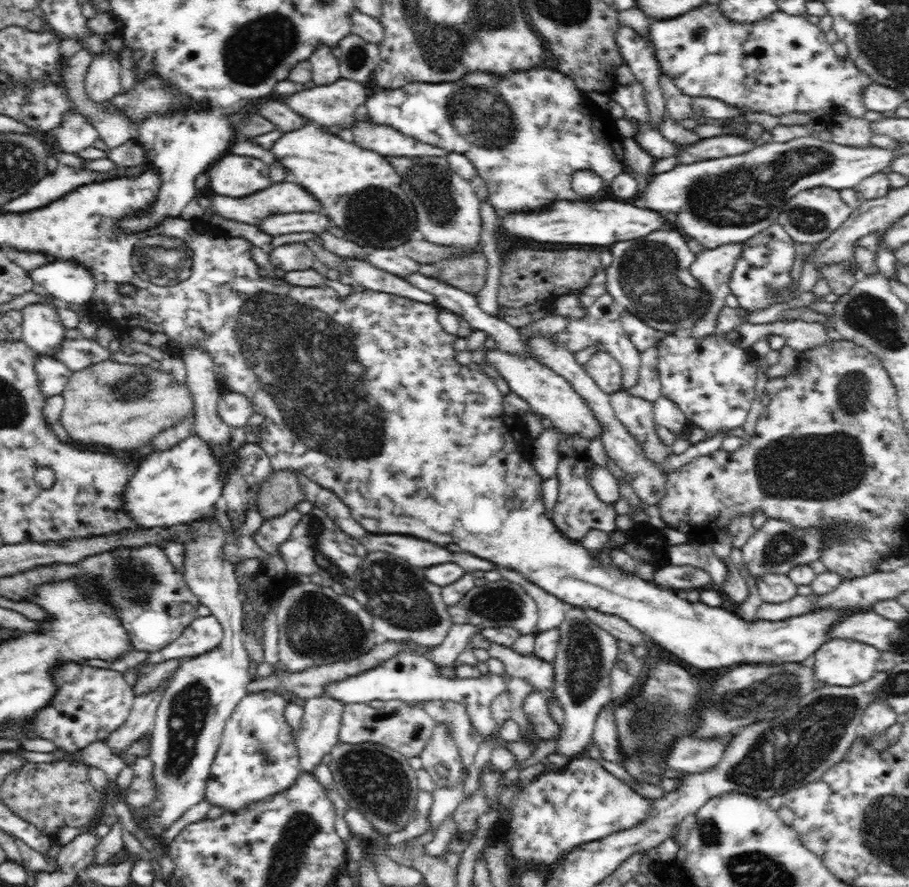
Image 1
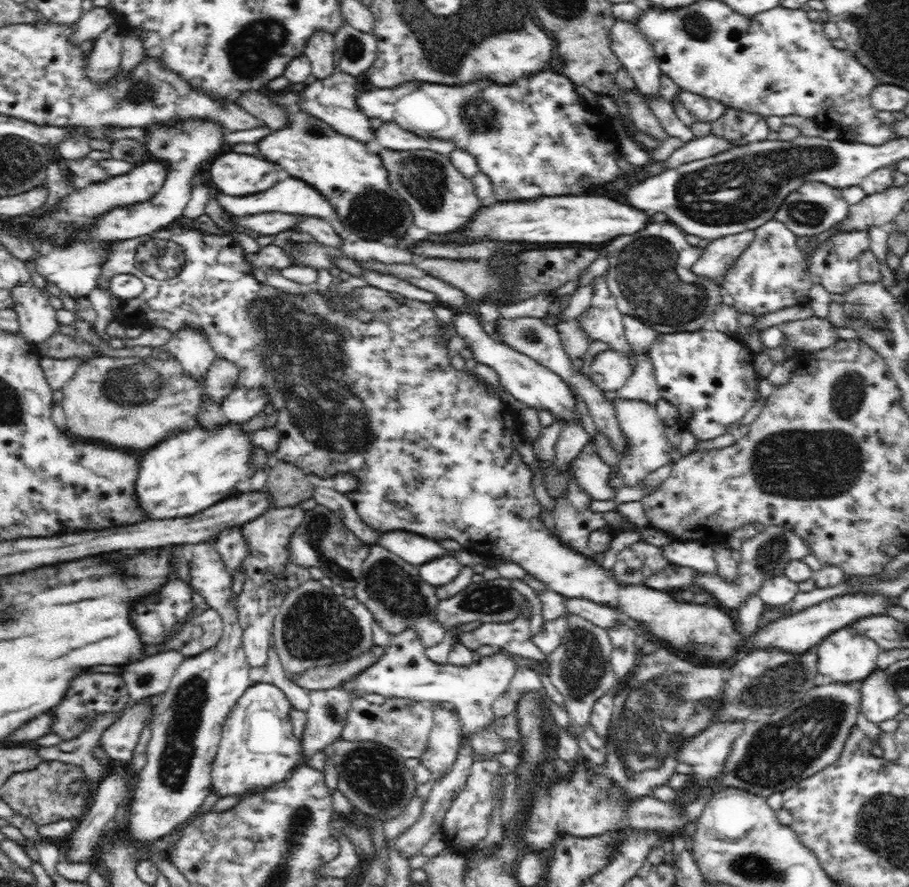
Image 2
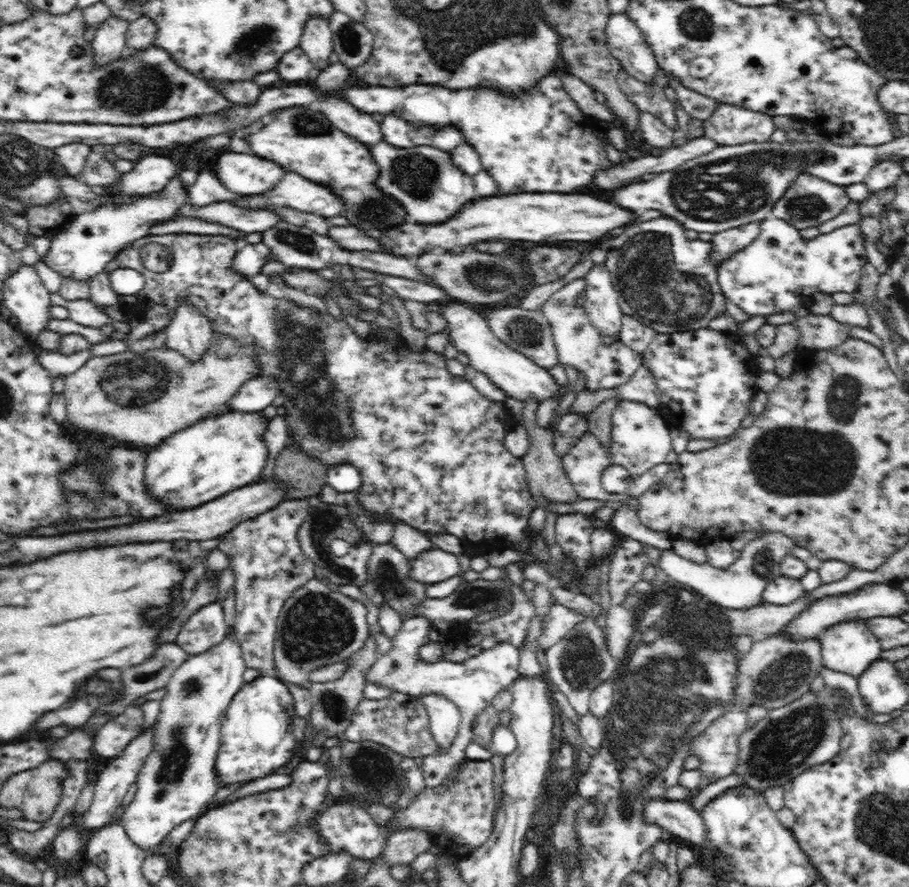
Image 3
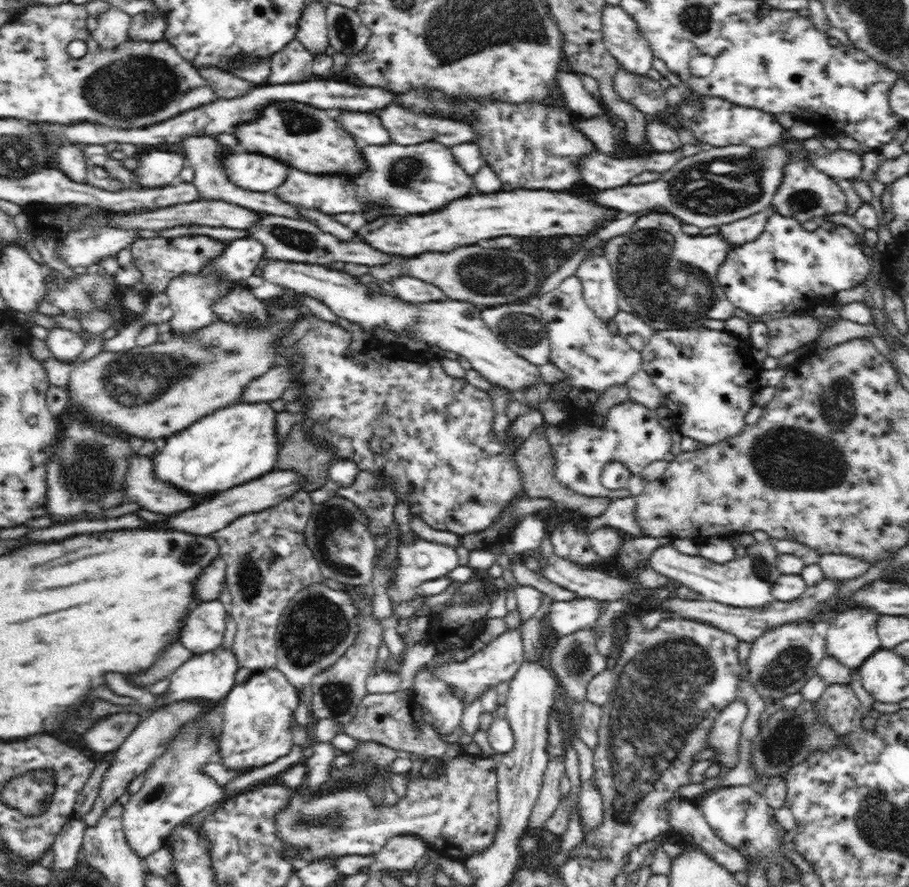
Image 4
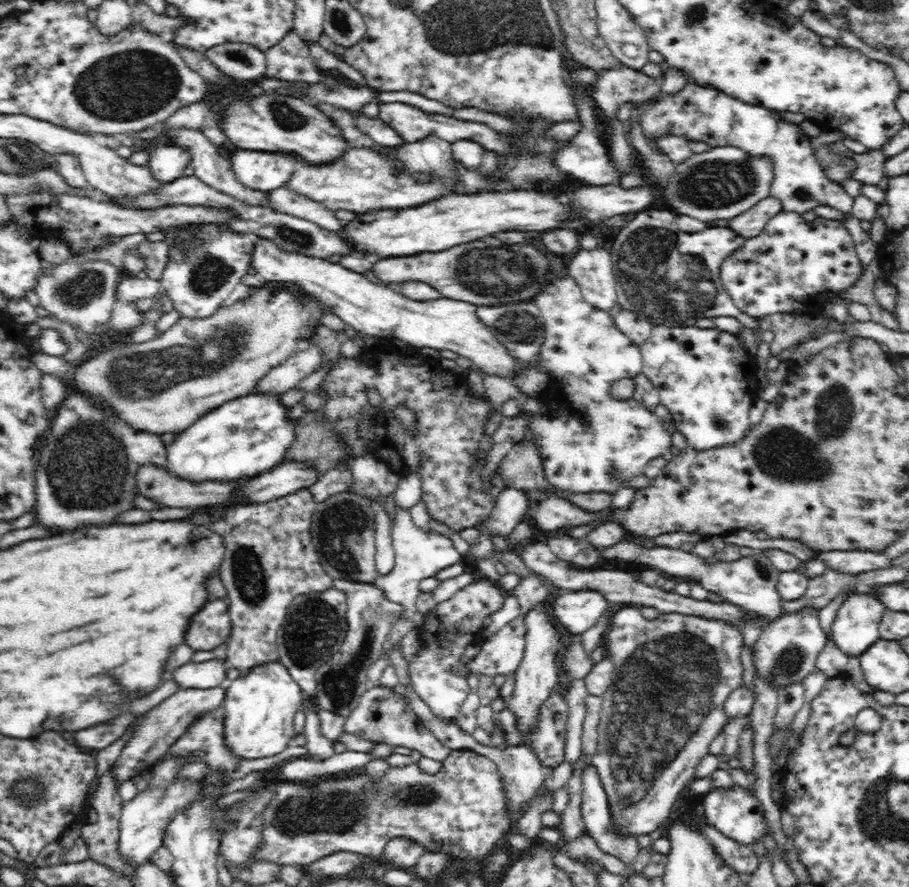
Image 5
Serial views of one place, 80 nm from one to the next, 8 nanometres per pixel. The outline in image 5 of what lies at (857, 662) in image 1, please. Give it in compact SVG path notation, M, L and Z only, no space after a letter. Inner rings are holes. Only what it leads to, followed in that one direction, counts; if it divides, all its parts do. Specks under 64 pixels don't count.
M867 590L848 596L831 625L834 644L846 656L860 656L879 640L879 625L887 611L878 597Z

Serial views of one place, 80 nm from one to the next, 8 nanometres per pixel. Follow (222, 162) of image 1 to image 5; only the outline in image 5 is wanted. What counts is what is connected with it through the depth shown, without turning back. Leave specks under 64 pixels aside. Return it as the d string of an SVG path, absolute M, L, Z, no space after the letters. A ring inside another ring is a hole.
M236 149L229 158L236 178L248 189L269 191L284 187L300 165L293 154Z

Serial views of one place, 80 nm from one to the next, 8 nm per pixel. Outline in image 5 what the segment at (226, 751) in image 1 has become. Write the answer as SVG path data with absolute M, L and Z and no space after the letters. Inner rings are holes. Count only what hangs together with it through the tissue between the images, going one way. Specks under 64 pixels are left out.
M279 661L259 664L243 672L225 690L224 732L225 745L242 760L276 756L292 743L294 714L303 709L303 694L288 669Z

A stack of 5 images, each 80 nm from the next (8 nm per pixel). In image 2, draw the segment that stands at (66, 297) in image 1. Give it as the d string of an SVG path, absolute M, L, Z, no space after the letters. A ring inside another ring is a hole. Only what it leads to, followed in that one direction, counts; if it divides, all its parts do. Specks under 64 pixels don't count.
M202 120L178 121L174 125L150 124L144 127L146 138L142 141L148 152L167 166L167 175L162 189L145 204L119 207L114 211L98 216L92 224L78 228L68 242L62 246L51 244L46 251L37 256L34 268L42 278L56 284L66 297L73 299L87 298L100 280L101 264L107 259L109 244L116 241L138 239L149 236L158 229L173 224L186 209L192 195L192 178L198 168L213 160L219 153L227 149L224 144L226 129L216 122Z

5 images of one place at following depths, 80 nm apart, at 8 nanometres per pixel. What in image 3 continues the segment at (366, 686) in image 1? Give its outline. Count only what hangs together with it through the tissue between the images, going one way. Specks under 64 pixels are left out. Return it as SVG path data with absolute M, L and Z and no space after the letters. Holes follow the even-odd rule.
M418 616L403 621L398 633L391 638L392 647L390 650L383 655L378 656L373 666L366 672L366 683L375 684L376 686L386 687L392 692L401 692L402 694L408 694L410 696L419 698L424 694L443 694L450 699L459 708L461 713L461 724L459 727L458 734L452 742L452 746L448 748L446 754L438 754L438 756L431 755L423 757L423 776L425 788L435 788L441 786L451 771L451 768L456 764L464 761L466 752L465 748L468 748L468 744L471 742L473 737L474 720L476 716L484 712L484 708L491 704L491 700L502 690L510 687L518 678L518 667L520 660L519 650L510 644L509 642L498 642L497 645L490 649L482 649L482 652L477 656L469 657L467 660L461 663L454 663L452 661L438 661L435 663L429 663L420 659L418 655L418 648L429 642L428 631L432 627L432 624L426 617Z

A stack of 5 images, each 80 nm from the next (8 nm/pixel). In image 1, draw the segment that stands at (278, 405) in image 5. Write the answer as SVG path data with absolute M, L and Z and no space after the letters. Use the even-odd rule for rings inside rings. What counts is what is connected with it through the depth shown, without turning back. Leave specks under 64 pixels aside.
M195 434L188 436L186 440L180 440L172 448L148 453L138 461L134 476L120 496L125 512L139 528L168 528L174 524L186 524L206 518L222 494L226 470L238 467L239 450L234 446L234 452L221 458L205 440Z

